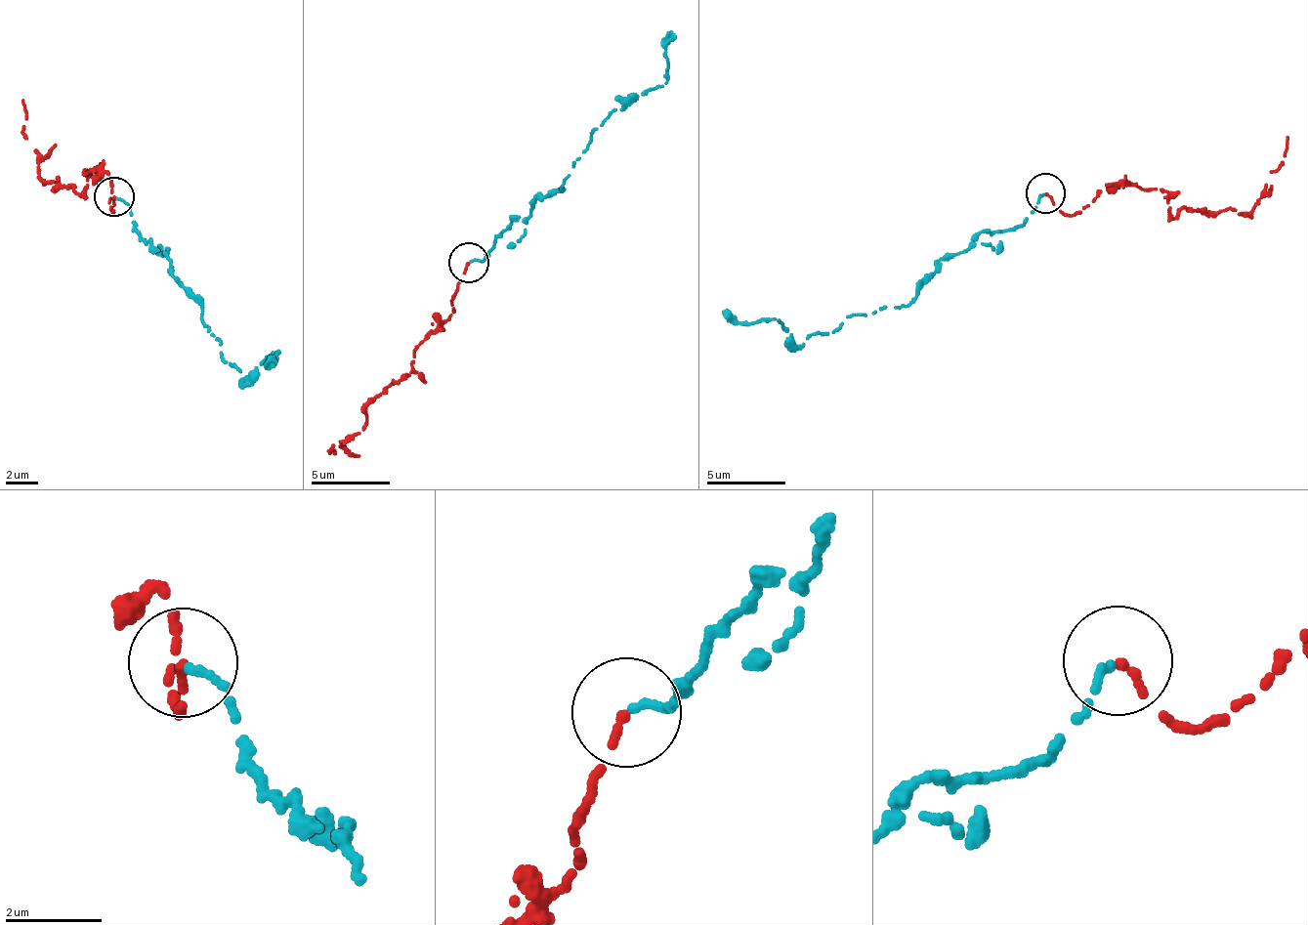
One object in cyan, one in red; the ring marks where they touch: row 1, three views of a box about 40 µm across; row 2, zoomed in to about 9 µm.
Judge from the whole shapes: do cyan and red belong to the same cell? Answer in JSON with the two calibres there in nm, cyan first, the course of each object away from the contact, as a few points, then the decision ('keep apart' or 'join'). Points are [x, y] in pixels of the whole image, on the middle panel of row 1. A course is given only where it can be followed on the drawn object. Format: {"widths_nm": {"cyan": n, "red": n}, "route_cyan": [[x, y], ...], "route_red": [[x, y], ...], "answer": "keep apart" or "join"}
{"widths_nm": {"cyan": 150, "red": 180}, "route_cyan": [[470, 259], [480, 262], [490, 253], [493, 239], [564, 184], [596, 128], [625, 105], [664, 83], [669, 31]], "route_red": [[470, 263], [451, 315], [410, 360], [412, 370], [365, 407], [365, 426], [329, 450], [335, 451]], "answer": "join"}

